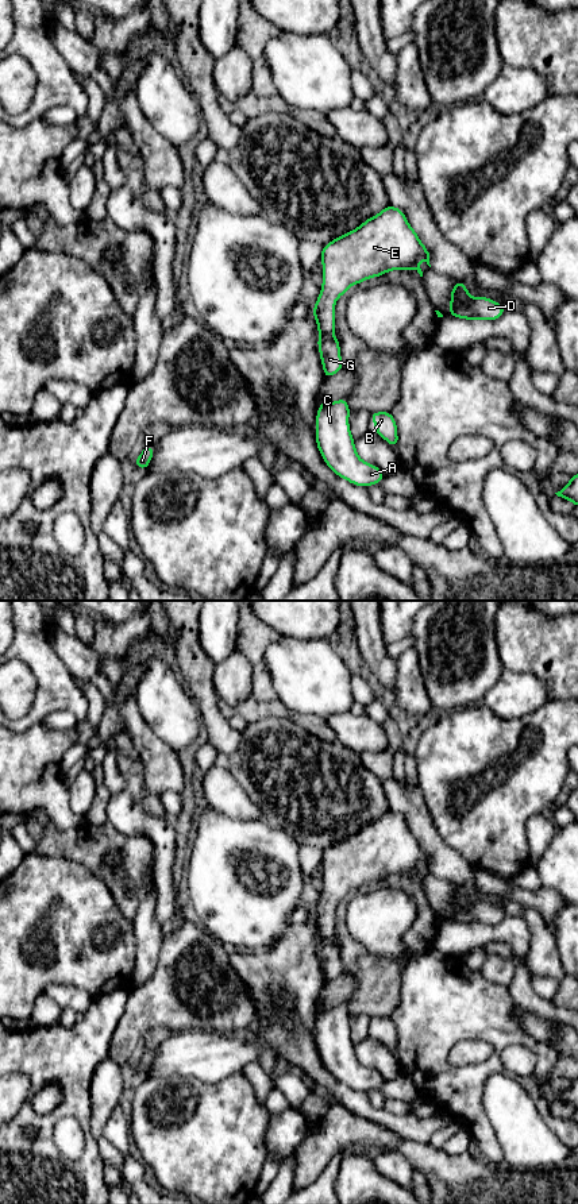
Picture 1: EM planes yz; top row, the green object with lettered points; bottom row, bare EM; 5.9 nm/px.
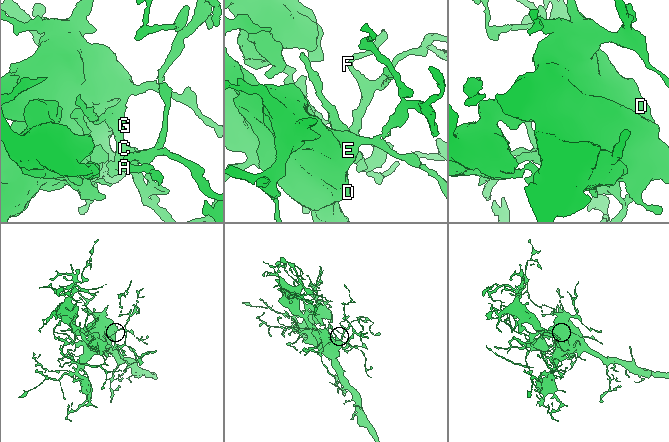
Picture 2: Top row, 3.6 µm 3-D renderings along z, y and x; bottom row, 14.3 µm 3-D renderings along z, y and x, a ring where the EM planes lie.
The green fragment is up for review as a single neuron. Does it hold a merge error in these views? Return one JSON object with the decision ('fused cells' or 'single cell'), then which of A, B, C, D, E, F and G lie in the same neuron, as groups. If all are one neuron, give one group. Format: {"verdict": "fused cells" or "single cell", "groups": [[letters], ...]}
{"verdict": "single cell", "groups": [["A", "B", "C", "D", "E", "F", "G"]]}

